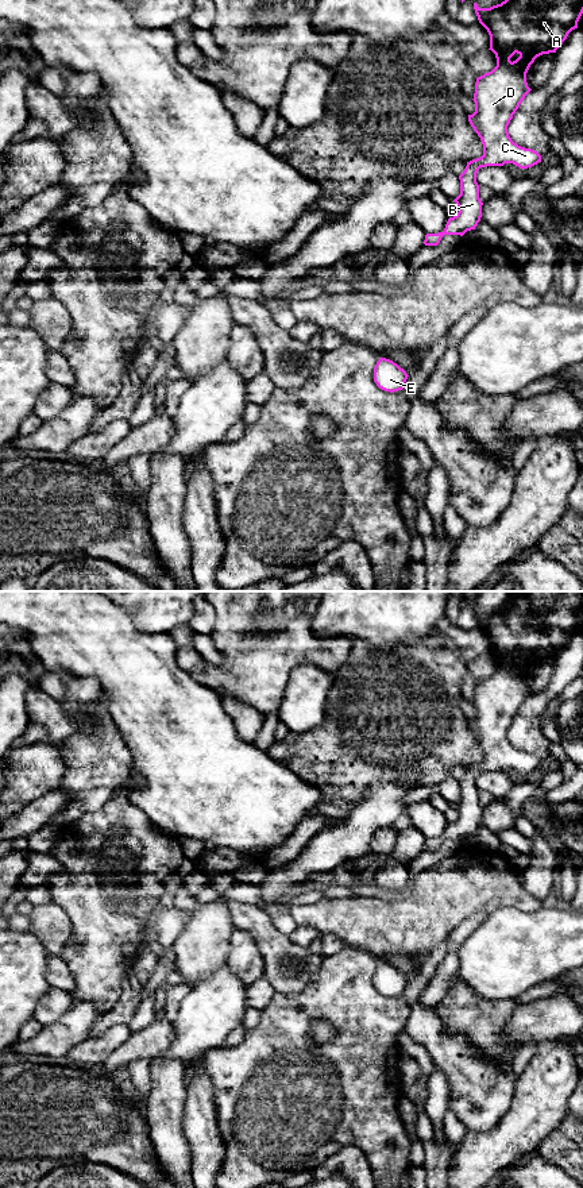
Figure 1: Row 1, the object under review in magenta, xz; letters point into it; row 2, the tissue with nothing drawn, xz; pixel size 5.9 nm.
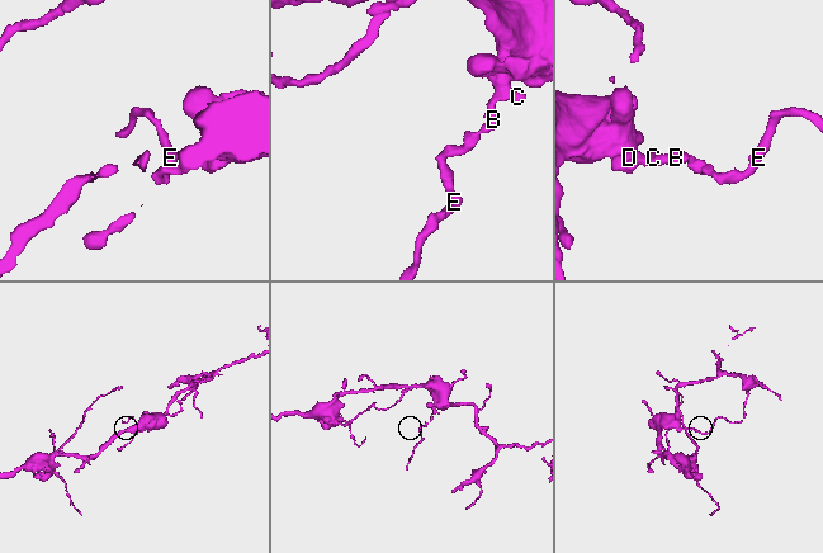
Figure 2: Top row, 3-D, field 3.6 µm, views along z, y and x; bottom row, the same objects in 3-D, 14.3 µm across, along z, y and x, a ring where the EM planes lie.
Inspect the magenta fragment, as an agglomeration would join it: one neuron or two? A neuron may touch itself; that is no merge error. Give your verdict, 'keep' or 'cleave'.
keep

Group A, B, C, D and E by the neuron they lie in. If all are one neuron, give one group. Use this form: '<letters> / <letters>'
A B C D E

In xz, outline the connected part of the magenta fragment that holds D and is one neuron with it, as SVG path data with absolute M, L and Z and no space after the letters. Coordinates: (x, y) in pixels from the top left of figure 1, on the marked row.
M505 0L490 8L474 3L479 23L490 35L490 49L497 66L475 82L475 112L468 122L482 140L483 155L467 162L459 176L459 208L443 232L426 234L424 244L437 246L444 235L475 230L482 217L476 173L486 166L513 163L528 169L541 162L541 155L511 140L507 126L525 96L532 90L526 73L534 59L556 53L568 34L578 28L583 0Z

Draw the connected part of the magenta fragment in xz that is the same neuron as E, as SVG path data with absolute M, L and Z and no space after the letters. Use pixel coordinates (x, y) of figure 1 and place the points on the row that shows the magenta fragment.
M379 358L374 367L374 382L385 392L394 393L402 390L408 377L404 369L386 358Z

